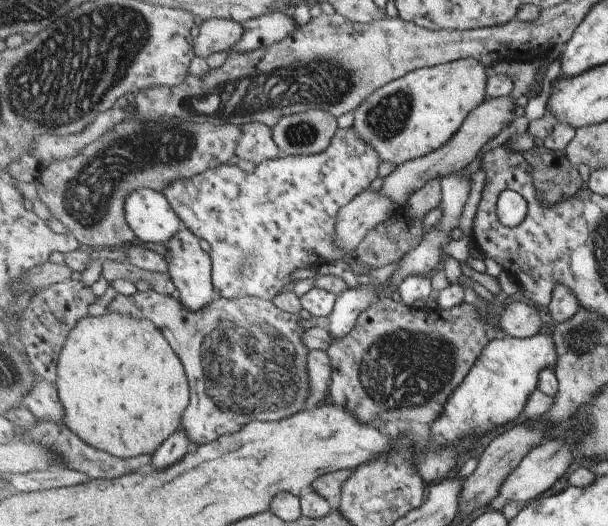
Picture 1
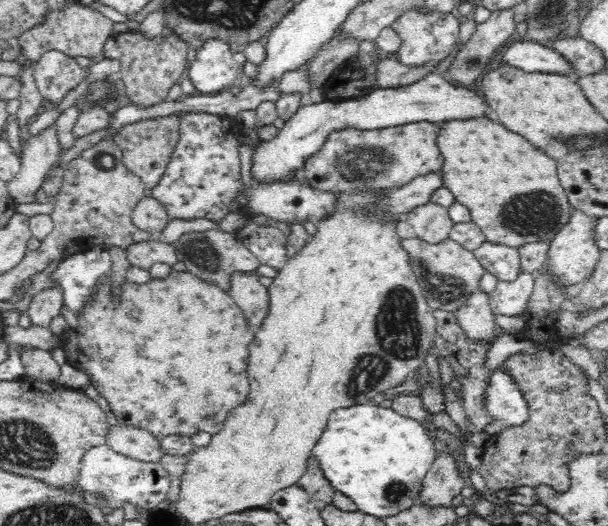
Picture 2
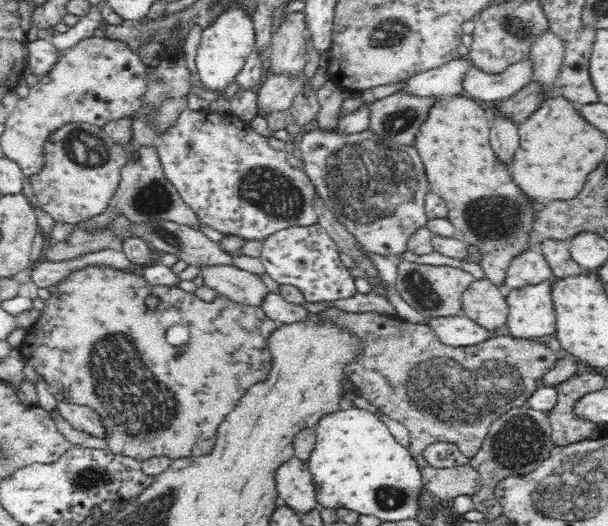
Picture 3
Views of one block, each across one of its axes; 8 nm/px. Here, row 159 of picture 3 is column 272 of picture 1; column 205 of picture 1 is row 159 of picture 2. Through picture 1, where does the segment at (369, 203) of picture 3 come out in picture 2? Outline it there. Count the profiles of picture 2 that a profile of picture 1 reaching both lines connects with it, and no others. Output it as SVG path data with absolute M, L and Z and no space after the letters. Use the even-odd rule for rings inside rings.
M411 121L384 128L346 128L330 132L322 148L305 160L304 174L310 186L334 193L360 185L377 185L377 188L404 186L410 180L443 165L444 159L437 143L442 125L438 121Z

